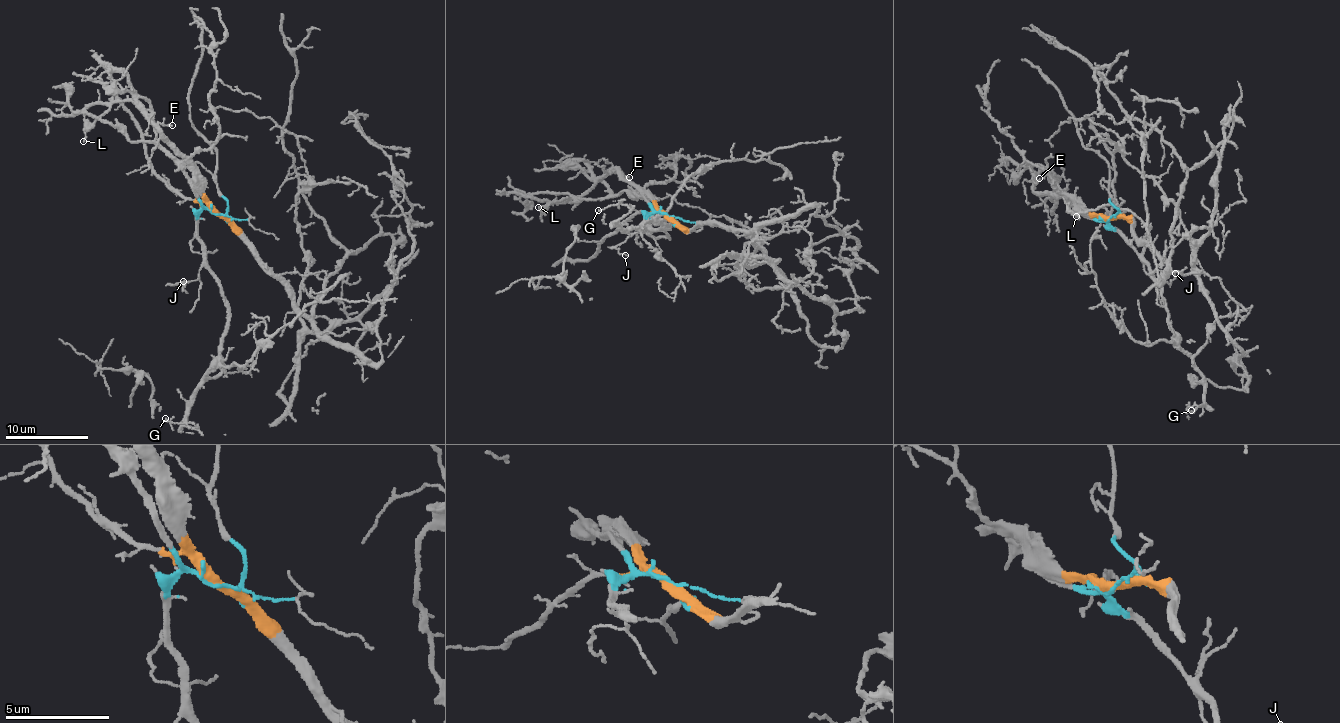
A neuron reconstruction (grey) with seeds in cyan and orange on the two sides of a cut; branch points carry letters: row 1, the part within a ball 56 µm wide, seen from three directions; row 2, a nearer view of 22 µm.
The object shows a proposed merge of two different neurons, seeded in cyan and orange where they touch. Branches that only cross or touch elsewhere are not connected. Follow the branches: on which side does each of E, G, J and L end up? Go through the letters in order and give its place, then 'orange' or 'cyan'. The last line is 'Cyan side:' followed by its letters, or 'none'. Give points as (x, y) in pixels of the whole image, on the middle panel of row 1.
E: (629, 177) | orange
G: (598, 210) | cyan
J: (625, 255) | cyan
L: (538, 207) | orange
Cyan side: G, J

